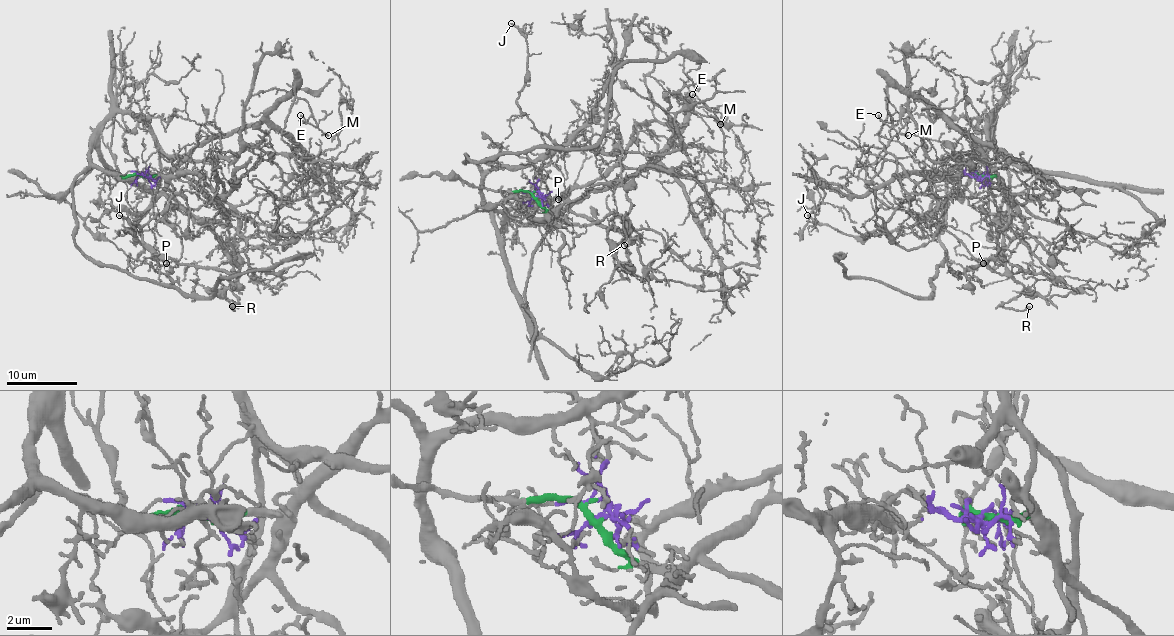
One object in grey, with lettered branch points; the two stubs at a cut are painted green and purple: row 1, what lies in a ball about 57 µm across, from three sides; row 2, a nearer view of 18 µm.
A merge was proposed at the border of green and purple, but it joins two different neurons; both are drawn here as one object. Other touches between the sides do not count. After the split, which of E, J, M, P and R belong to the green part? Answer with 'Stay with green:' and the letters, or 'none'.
Stay with green: E, M, R

